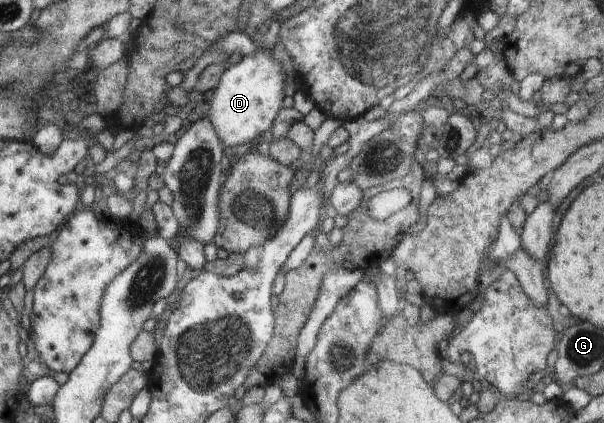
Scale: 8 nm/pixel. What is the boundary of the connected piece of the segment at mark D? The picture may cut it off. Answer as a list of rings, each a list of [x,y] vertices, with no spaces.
[[[259,48],[253,55],[244,57],[239,63],[229,65],[221,74],[218,86],[208,96],[211,101],[209,119],[223,145],[243,145],[253,142],[259,135],[265,136],[265,131],[275,123],[273,119],[281,111],[281,103],[285,97],[285,71],[277,59],[273,59],[271,49]]]

